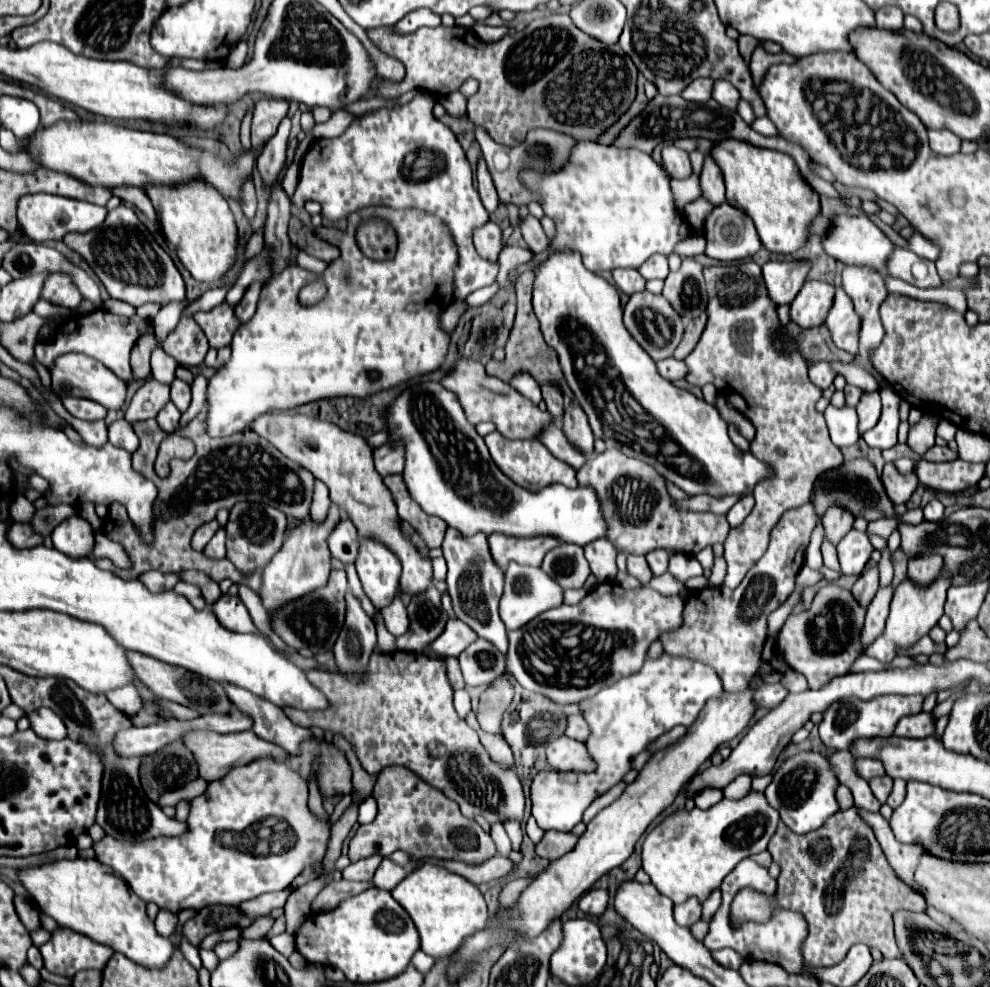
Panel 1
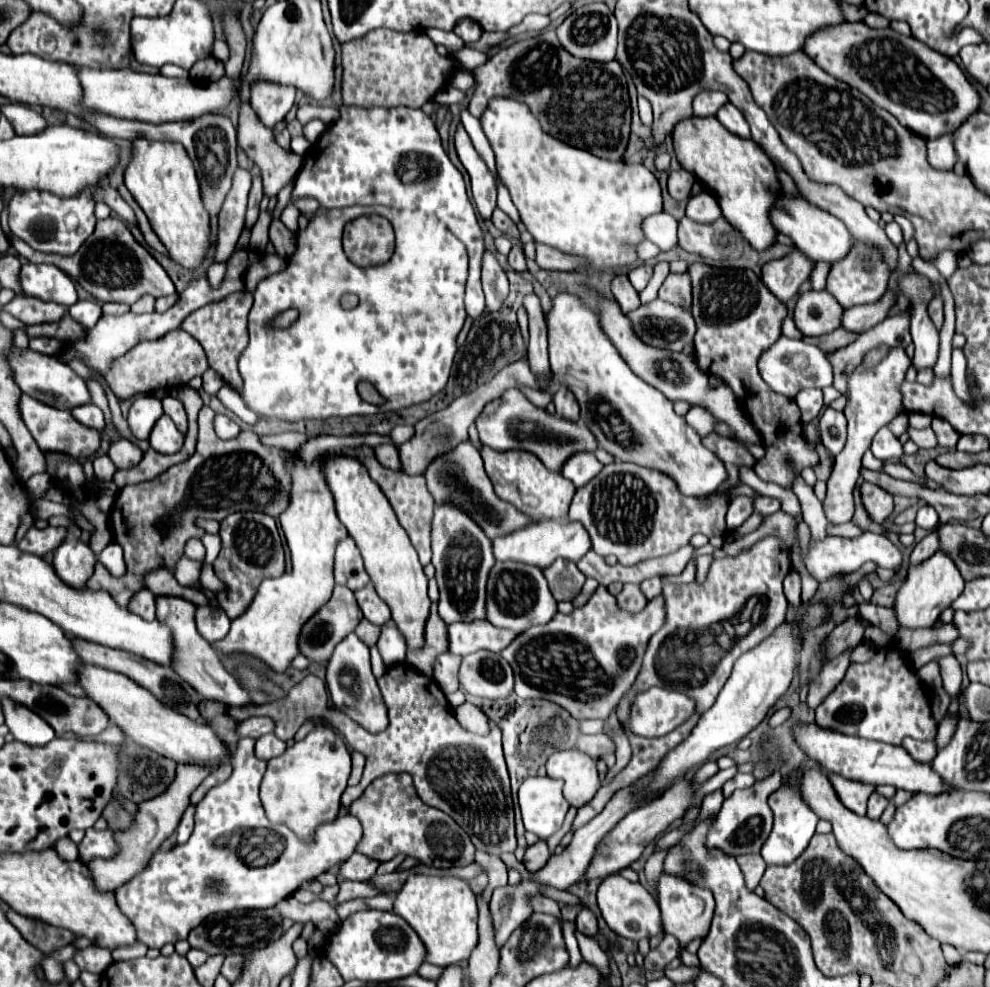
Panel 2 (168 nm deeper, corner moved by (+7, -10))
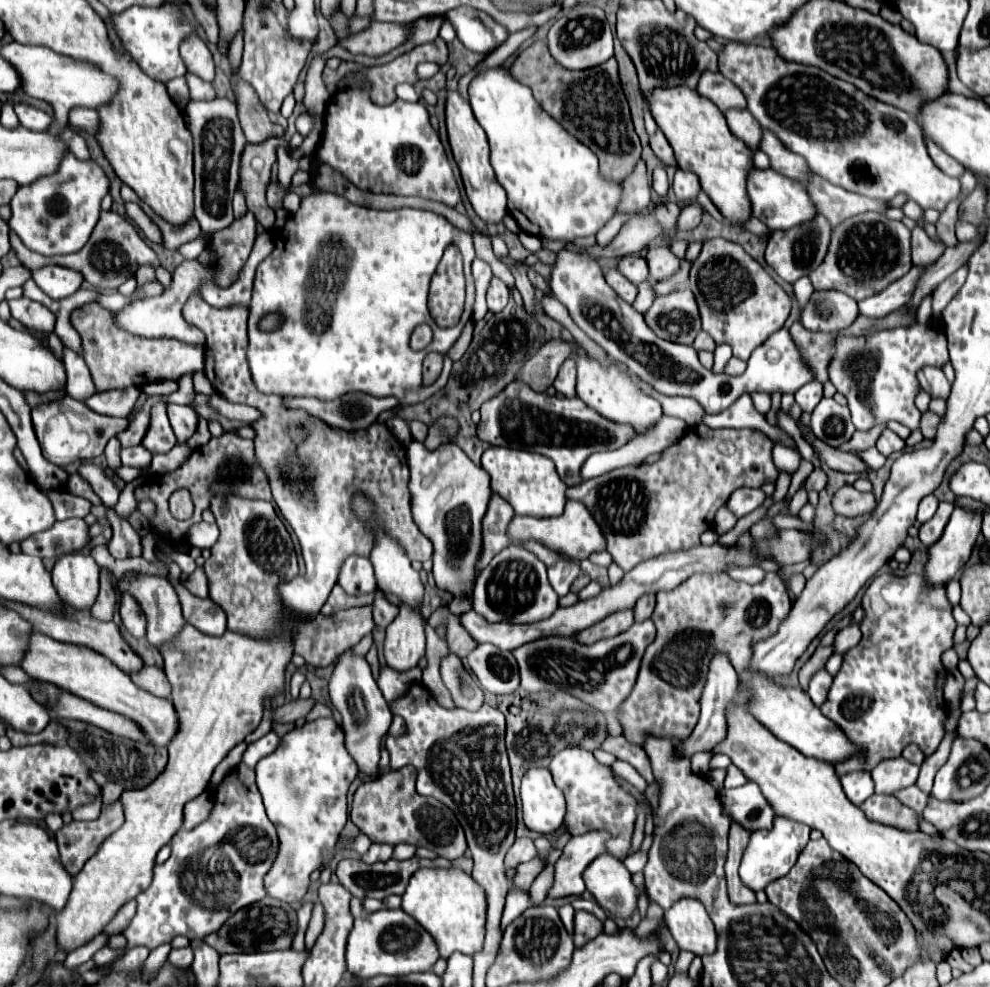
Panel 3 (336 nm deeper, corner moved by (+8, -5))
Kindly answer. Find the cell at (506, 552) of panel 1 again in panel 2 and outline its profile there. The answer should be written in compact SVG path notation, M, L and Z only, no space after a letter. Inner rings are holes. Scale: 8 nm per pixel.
M540 520L532 522L526 528L520 528L508 536L494 538L494 556L496 560L514 560L514 562L524 562L524 564L534 564L534 566L550 566L556 558L566 558L572 562L578 562L590 548L590 536L584 530L580 522L556 522L556 520Z

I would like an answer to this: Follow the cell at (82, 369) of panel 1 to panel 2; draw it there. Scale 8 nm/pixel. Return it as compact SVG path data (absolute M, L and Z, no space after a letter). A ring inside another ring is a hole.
M12 346L8 352L8 364L10 364L12 376L18 384L18 388L36 400L46 402L48 406L56 406L60 410L72 410L76 406L90 402L90 392L86 388L84 378L80 378L68 364L60 362L56 356L40 354L40 352L30 350L30 348L22 350L22 348Z

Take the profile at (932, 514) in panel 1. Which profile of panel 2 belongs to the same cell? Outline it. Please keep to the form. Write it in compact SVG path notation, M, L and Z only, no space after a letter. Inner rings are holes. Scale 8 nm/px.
M922 506L920 510L918 510L918 516L916 516L916 524L920 526L920 528L924 528L924 530L934 530L936 526L938 526L938 514L936 514L936 510L932 508L932 506Z

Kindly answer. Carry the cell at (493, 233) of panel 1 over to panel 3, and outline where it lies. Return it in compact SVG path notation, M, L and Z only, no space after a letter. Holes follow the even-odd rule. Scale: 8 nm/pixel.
M493 275L491 285L487 289L487 307L491 313L499 313L509 301L509 287L497 277Z

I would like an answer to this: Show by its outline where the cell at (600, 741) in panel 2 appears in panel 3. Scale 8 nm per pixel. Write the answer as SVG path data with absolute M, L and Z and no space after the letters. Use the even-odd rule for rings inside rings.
M607 737L601 743L601 749L613 753L617 759L631 763L647 779L647 783L653 783L653 771L651 771L651 765L649 765L649 757L641 747L627 743L625 737Z

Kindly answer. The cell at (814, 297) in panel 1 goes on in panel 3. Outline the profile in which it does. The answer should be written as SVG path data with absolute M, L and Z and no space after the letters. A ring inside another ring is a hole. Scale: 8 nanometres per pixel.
M813 291L801 309L801 323L811 331L835 333L849 327L857 317L857 301L841 291Z

